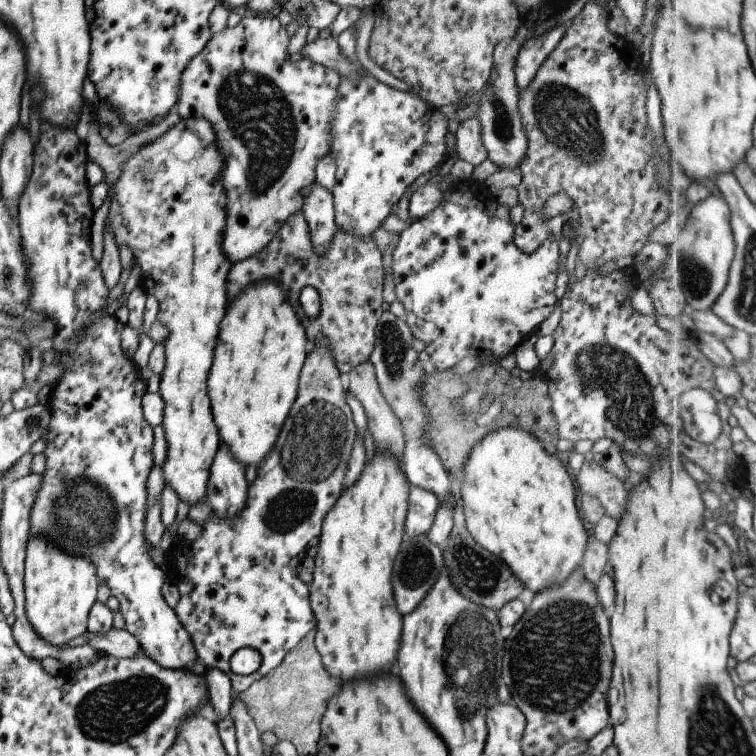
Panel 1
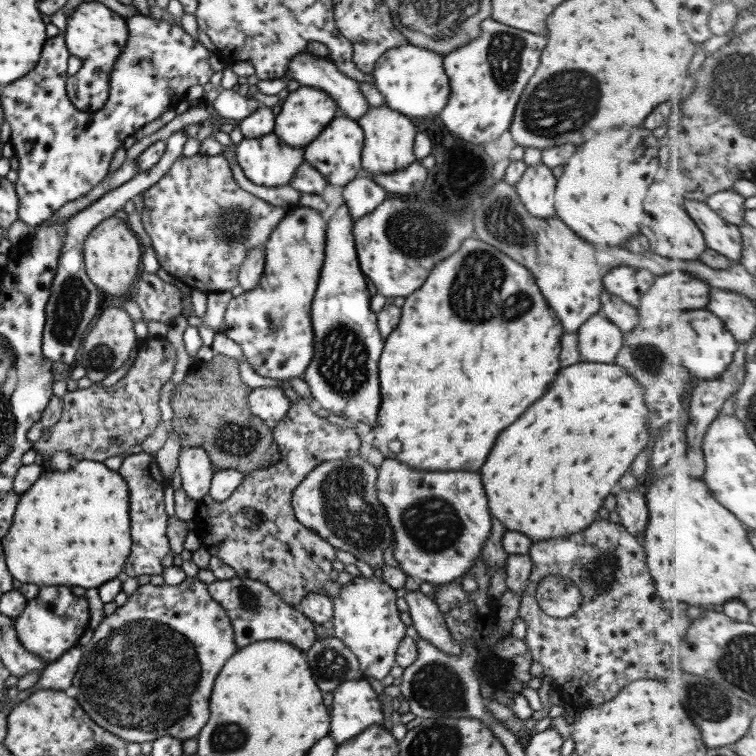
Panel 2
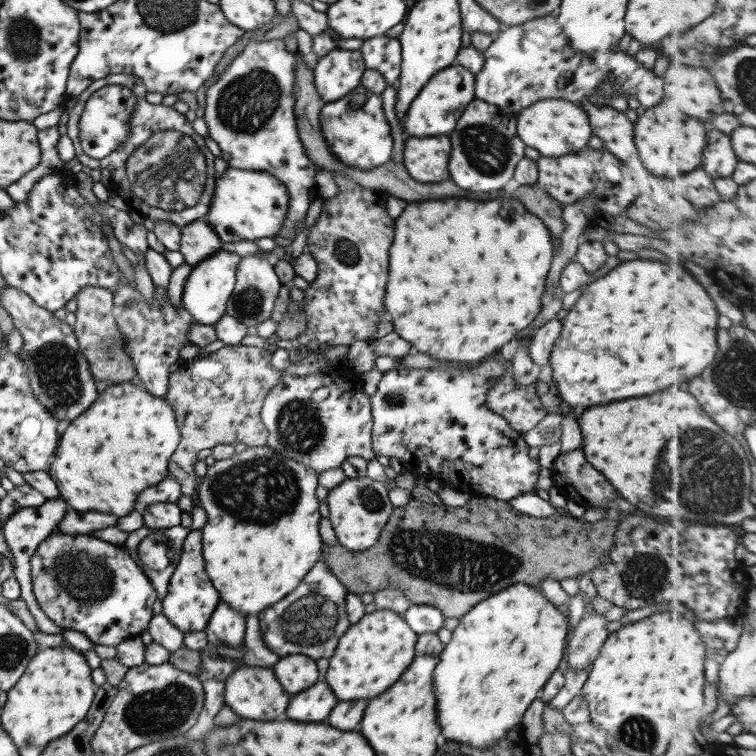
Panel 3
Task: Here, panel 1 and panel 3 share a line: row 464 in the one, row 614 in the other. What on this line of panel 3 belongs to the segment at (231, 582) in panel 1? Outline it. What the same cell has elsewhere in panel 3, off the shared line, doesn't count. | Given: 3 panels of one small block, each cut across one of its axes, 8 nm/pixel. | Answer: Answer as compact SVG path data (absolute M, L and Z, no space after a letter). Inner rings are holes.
M323 560L317 561L305 574L305 578L289 594L257 614L262 641L278 657L289 654L305 654L313 660L329 658L333 654L333 648L335 648L339 636L350 625L345 610L346 593L346 588L328 572Z

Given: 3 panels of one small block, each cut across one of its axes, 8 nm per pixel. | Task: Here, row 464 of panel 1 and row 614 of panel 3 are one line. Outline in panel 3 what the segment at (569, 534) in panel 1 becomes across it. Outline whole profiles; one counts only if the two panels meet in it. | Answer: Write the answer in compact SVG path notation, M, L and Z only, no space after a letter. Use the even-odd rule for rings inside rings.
M526 584L509 585L480 600L460 616L433 669L432 689L437 700L437 724L441 724L443 738L481 750L503 738L510 728L519 725L525 709L535 699L535 693L561 662L568 627L568 619L555 609L544 594Z

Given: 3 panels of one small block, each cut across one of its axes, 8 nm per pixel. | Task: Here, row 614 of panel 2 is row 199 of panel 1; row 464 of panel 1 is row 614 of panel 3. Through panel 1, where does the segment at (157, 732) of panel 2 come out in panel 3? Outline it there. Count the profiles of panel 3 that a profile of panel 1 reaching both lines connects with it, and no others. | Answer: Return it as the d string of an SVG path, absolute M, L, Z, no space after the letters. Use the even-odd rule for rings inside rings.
M191 529L187 533L174 572L168 580L167 592L161 601L161 614L182 633L204 630L211 612L221 602L217 590L204 570L201 539L200 530Z

